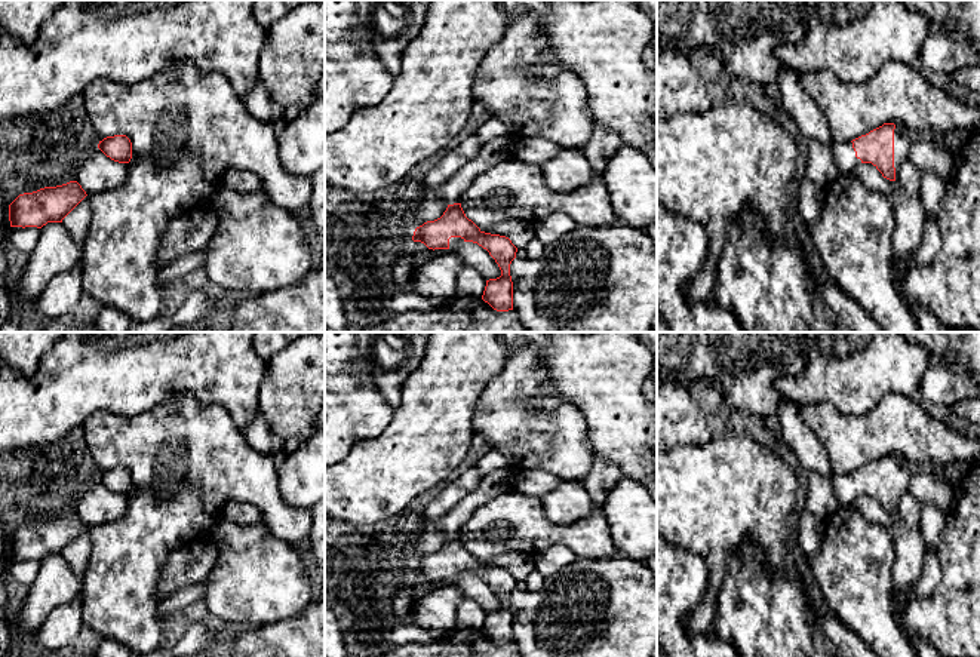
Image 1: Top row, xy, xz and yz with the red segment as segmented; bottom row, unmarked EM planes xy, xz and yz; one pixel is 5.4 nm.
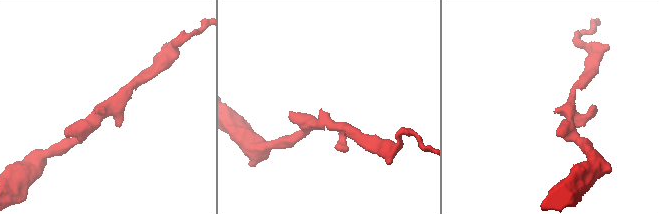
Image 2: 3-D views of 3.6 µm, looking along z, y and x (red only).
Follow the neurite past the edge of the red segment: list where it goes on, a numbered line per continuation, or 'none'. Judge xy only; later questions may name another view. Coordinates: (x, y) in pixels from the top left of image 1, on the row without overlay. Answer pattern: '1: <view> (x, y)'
none

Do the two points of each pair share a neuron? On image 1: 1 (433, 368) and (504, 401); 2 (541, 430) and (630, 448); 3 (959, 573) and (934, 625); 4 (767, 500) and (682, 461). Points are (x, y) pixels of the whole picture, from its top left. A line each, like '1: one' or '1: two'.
1: two
2: two
3: one
4: one

